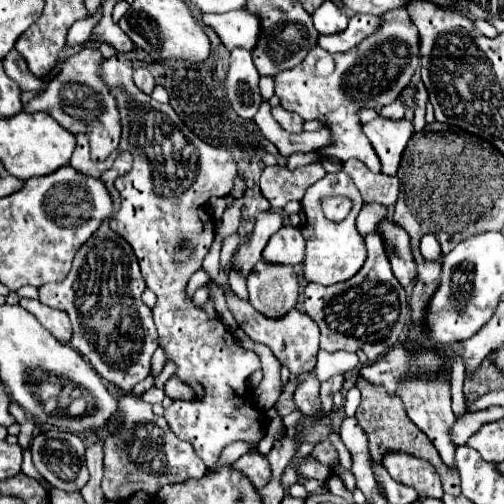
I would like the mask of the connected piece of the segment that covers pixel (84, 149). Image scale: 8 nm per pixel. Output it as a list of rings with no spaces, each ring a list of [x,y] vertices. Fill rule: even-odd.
[[[77,135],[77,149],[71,157],[71,163],[69,163],[73,169],[81,171],[83,175],[91,175],[91,167],[93,167],[93,161],[89,157],[89,147],[87,147],[87,137],[85,135]]]

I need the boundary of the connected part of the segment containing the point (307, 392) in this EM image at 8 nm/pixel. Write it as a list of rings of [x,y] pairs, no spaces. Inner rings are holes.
[[[309,375],[295,391],[295,403],[297,407],[305,413],[305,415],[317,415],[317,411],[321,411],[321,403],[319,403],[319,381]]]

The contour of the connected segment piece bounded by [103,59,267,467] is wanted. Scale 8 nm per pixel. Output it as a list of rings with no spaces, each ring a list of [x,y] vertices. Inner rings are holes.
[[[105,59],[103,61],[105,83],[109,85],[109,91],[113,93],[113,97],[117,97],[117,105],[121,111],[123,135],[121,135],[121,143],[117,147],[117,153],[129,151],[133,155],[131,171],[125,173],[123,177],[117,177],[117,181],[115,181],[115,189],[121,195],[121,207],[111,217],[109,225],[115,233],[119,233],[133,247],[133,251],[139,259],[139,265],[141,265],[143,279],[145,279],[147,287],[157,295],[157,303],[153,307],[153,319],[155,319],[157,333],[159,333],[159,347],[165,351],[165,363],[173,361],[177,365],[173,375],[181,383],[185,383],[193,389],[193,399],[189,399],[189,401],[175,399],[173,405],[165,409],[163,417],[165,417],[167,425],[171,427],[171,431],[179,439],[189,441],[193,445],[195,453],[203,459],[203,463],[207,467],[211,467],[219,459],[221,449],[227,443],[245,441],[251,445],[251,451],[255,451],[255,447],[259,445],[259,441],[267,433],[267,425],[265,425],[267,417],[257,407],[253,391],[249,387],[251,373],[261,369],[259,357],[253,351],[243,349],[235,341],[233,333],[229,333],[221,325],[212,299],[208,299],[203,305],[195,305],[193,299],[187,297],[187,291],[185,291],[189,277],[197,269],[201,269],[201,263],[213,243],[213,237],[215,237],[215,225],[213,225],[213,217],[207,209],[207,201],[211,195],[227,195],[231,191],[233,177],[237,175],[237,163],[227,149],[213,147],[213,145],[201,141],[191,129],[187,129],[185,123],[181,121],[181,117],[171,109],[171,105],[161,105],[161,103],[153,101],[149,95],[141,93],[137,89],[137,85],[133,83],[131,67],[133,67],[133,59]],[[177,241],[193,241],[195,243],[193,257],[189,257],[189,261],[185,261],[185,265],[173,263],[173,249],[177,247]]]

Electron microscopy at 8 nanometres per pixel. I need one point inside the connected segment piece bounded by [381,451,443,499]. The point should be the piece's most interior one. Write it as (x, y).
(419, 474)

